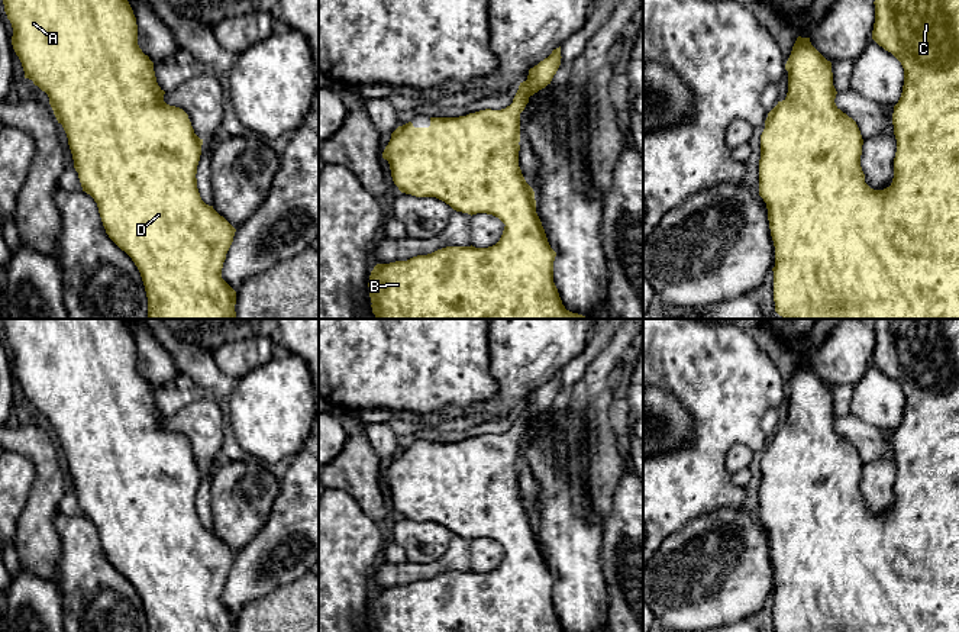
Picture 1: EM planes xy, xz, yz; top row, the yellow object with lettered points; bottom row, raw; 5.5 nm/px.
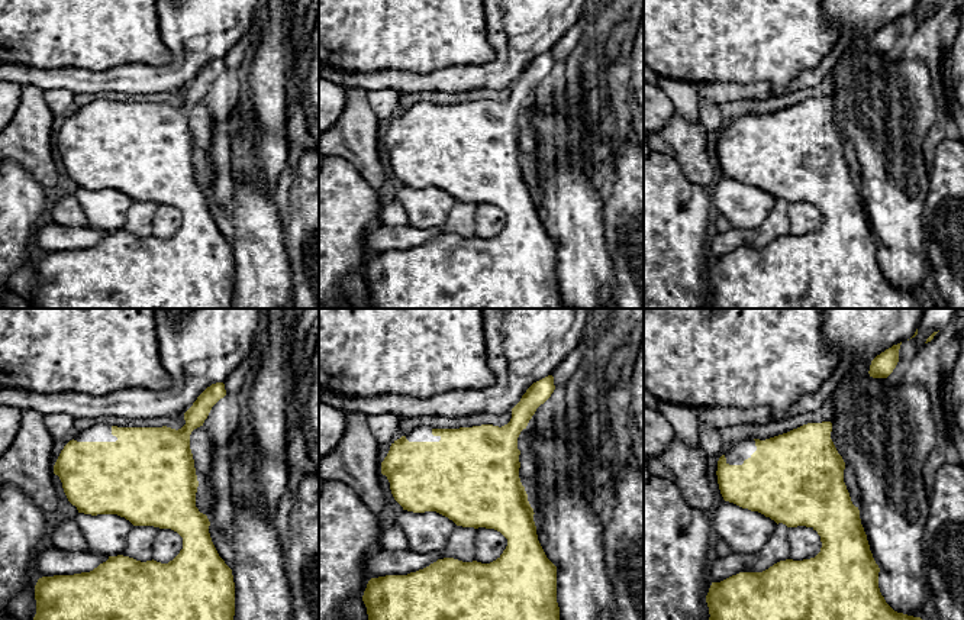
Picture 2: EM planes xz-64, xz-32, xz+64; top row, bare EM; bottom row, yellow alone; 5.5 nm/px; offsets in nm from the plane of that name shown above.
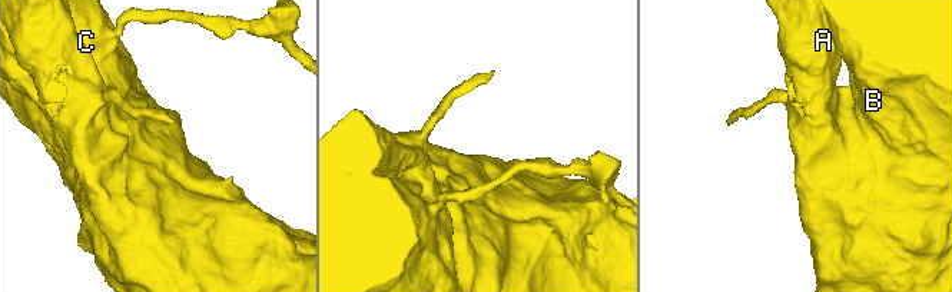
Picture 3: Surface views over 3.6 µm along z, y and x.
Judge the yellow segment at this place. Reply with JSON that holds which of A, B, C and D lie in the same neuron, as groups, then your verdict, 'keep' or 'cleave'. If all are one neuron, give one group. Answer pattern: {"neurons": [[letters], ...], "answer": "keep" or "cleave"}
{"neurons": [["A", "B", "C", "D"]], "answer": "keep"}

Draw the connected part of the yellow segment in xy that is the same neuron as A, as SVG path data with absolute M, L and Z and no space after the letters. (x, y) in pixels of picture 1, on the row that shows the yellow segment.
M3 0L3 4L13 28L12 45L22 62L25 78L32 80L35 86L48 94L54 115L67 133L74 168L78 172L83 191L90 194L97 203L109 238L132 258L141 273L148 297L148 319L236 319L236 291L222 278L223 262L236 229L200 197L196 174L203 139L194 133L188 115L183 109L164 101L165 91L156 83L154 62L138 45L138 25L129 1Z

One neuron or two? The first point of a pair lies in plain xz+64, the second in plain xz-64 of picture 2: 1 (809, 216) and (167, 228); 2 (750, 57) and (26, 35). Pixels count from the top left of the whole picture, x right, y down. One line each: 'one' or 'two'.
1: one
2: one

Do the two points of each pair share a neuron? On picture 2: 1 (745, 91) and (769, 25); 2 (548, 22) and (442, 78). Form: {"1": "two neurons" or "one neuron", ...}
{"1": "two neurons", "2": "one neuron"}

